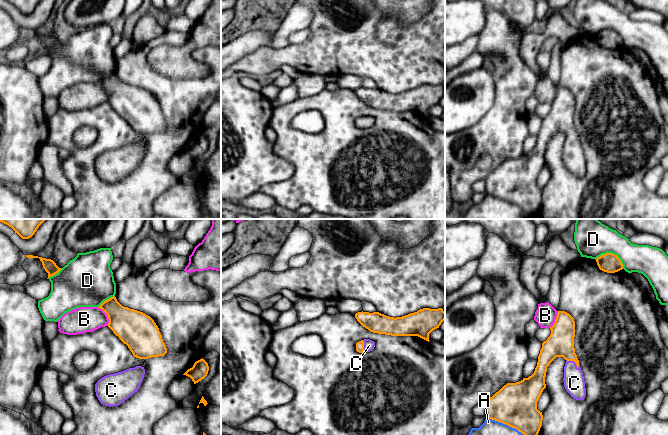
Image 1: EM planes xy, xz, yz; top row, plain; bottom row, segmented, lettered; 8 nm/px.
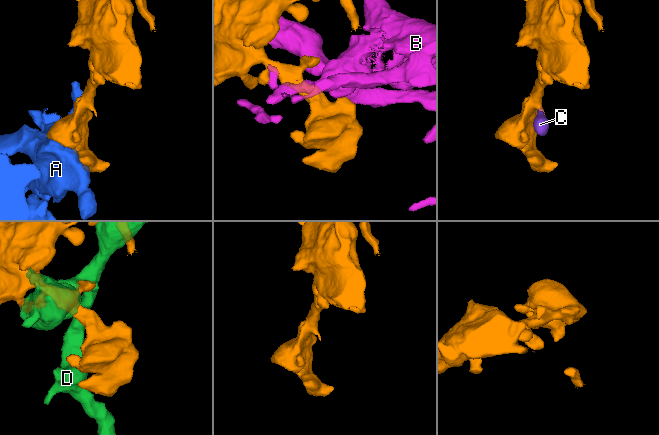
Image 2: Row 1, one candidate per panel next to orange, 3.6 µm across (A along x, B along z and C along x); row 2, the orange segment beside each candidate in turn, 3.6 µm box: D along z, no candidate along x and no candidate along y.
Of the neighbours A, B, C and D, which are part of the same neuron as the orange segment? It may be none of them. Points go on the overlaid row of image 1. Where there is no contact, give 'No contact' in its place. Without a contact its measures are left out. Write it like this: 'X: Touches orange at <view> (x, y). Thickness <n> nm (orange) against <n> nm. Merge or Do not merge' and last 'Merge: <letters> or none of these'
A: Touches orange at yz (505, 423). Thickness 360 nm (orange) against 130 nm. Do not merge
B: Touches orange at xy (107, 315). Thickness 280 nm (orange) against 200 nm. Do not merge
C: Touches orange at yz (573, 360). Thickness 220 nm (orange) against 170 nm. Merge
D: Touches orange at yz (611, 253). Thickness 160 nm (orange) against 280 nm. Do not merge
Merge: C

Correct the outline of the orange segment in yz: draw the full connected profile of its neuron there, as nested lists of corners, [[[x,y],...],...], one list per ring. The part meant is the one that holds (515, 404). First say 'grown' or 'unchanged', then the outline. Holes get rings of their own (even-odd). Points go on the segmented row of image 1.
grown; [[[558,311],[555,323],[550,327],[550,330],[550,336],[542,343],[534,373],[528,378],[523,378],[519,382],[507,383],[490,397],[484,405],[486,409],[486,418],[515,428],[524,435],[538,435],[542,426],[543,415],[542,412],[537,409],[537,402],[543,390],[546,388],[545,377],[547,367],[556,357],[563,357],[566,360],[563,378],[566,391],[574,399],[584,400],[586,396],[585,381],[574,348],[574,318],[565,311]]]

